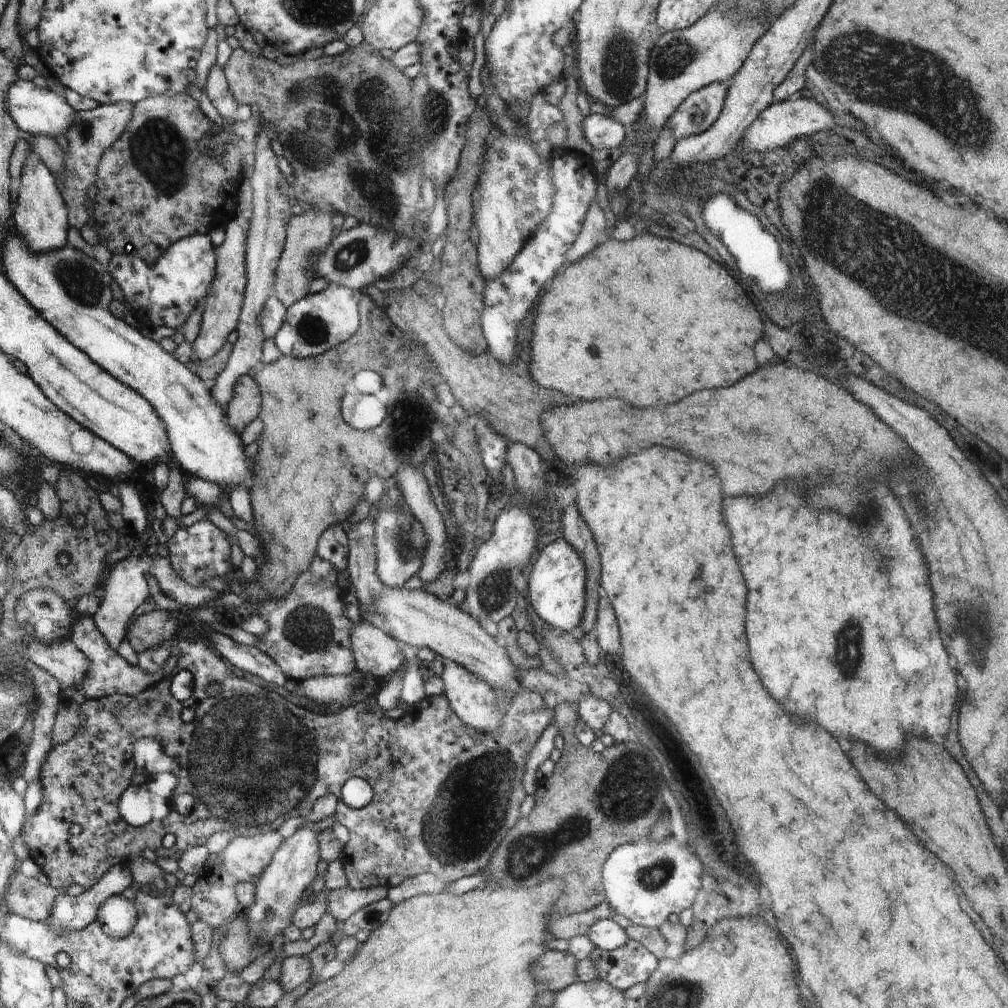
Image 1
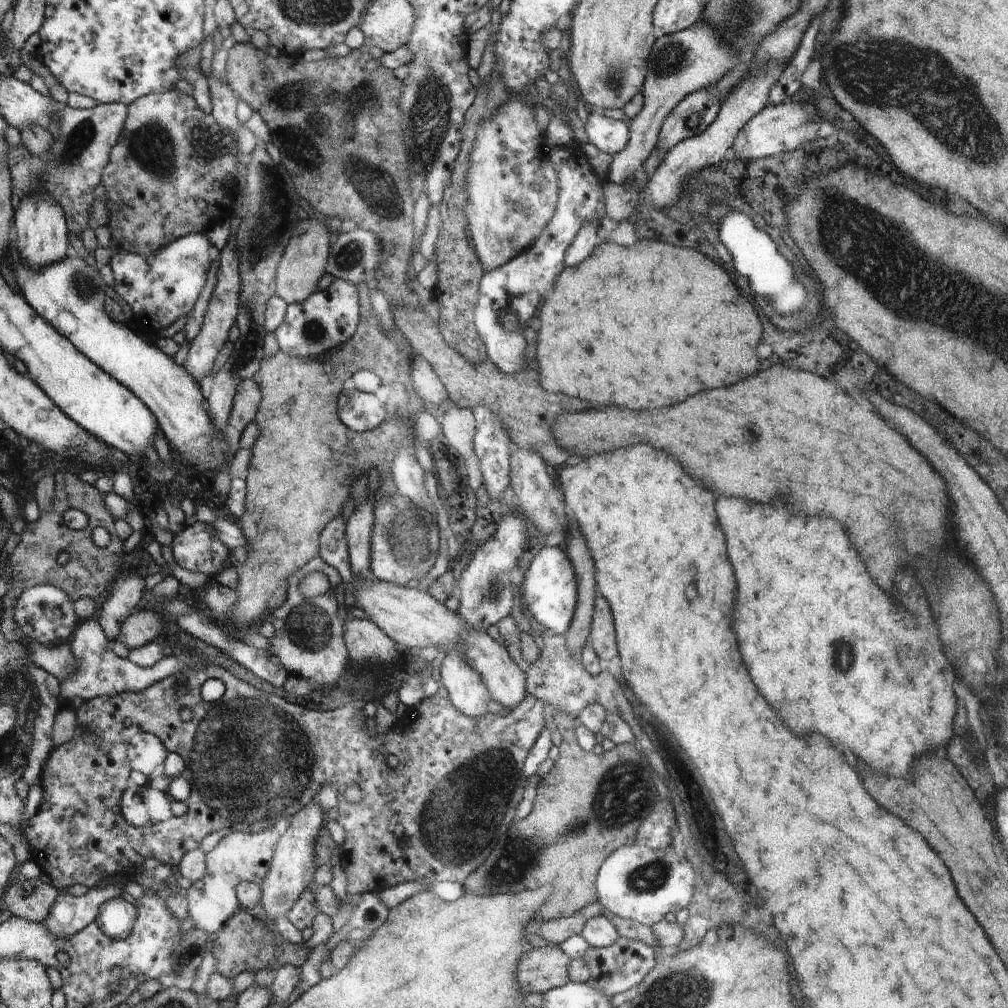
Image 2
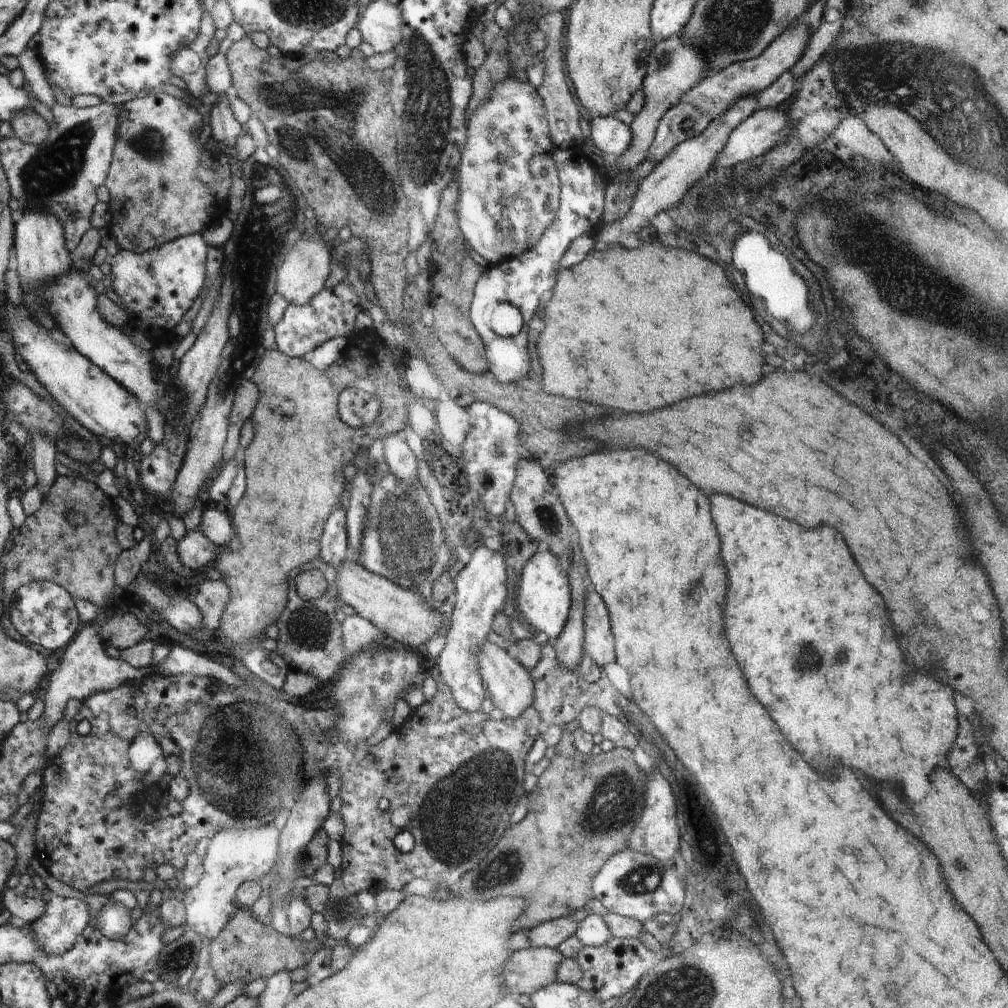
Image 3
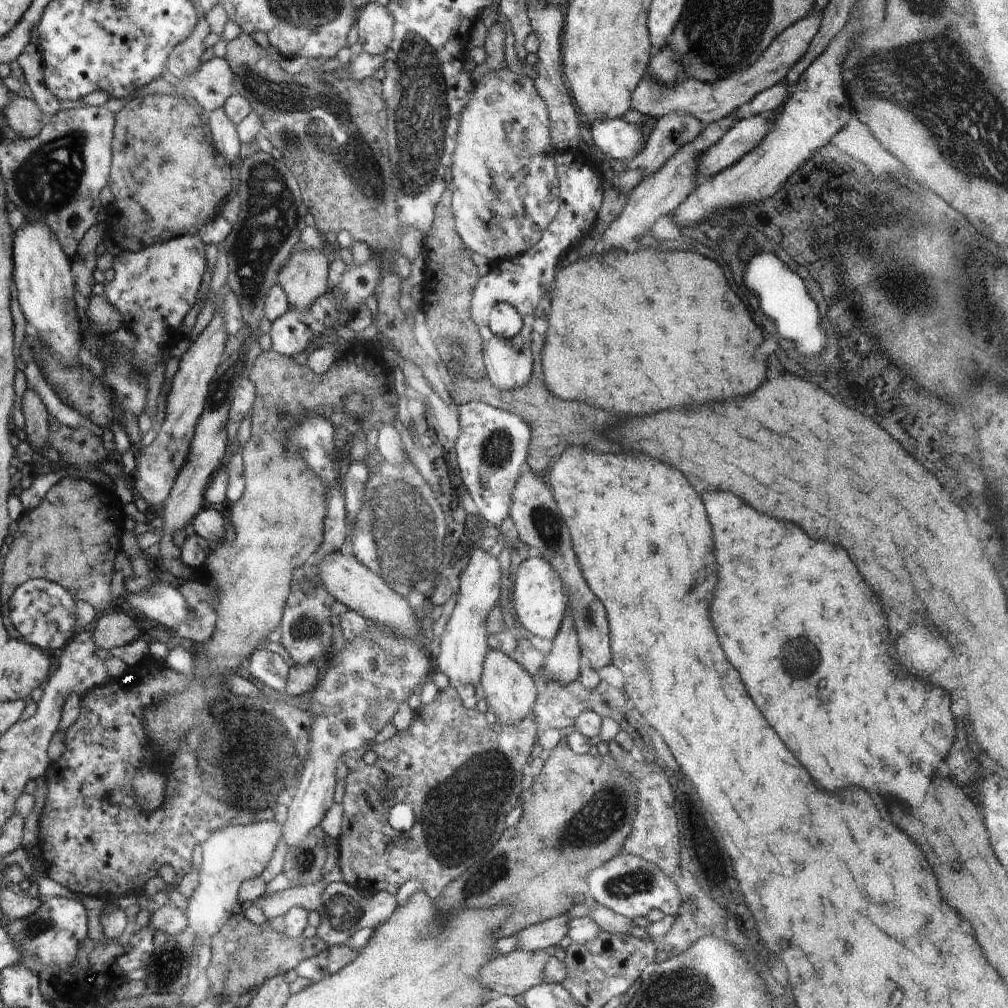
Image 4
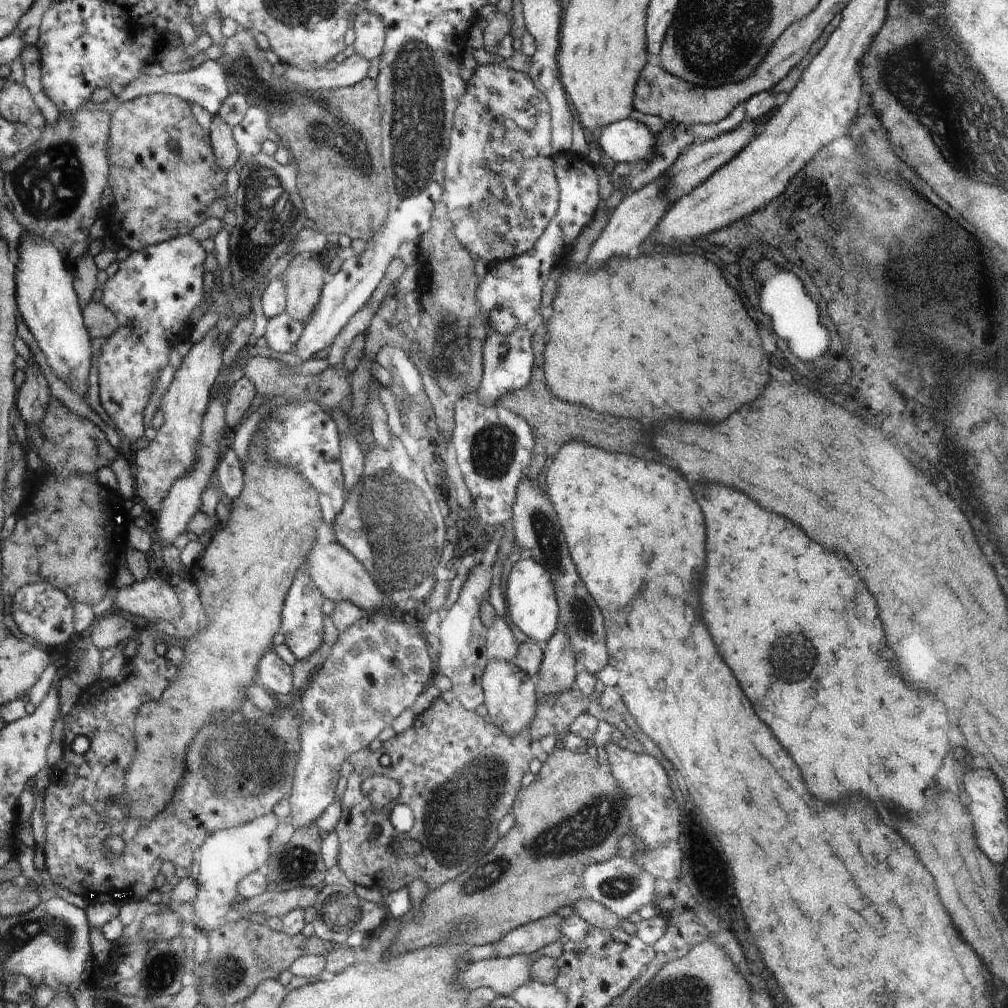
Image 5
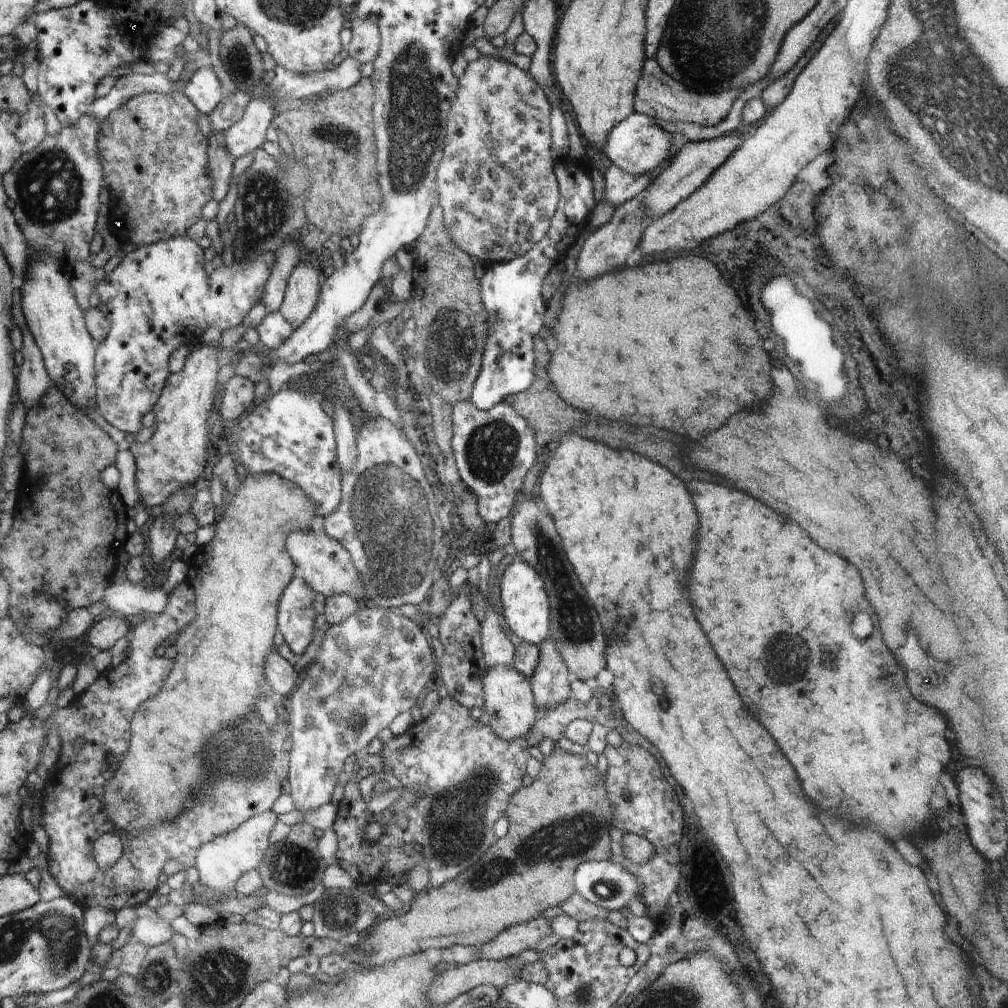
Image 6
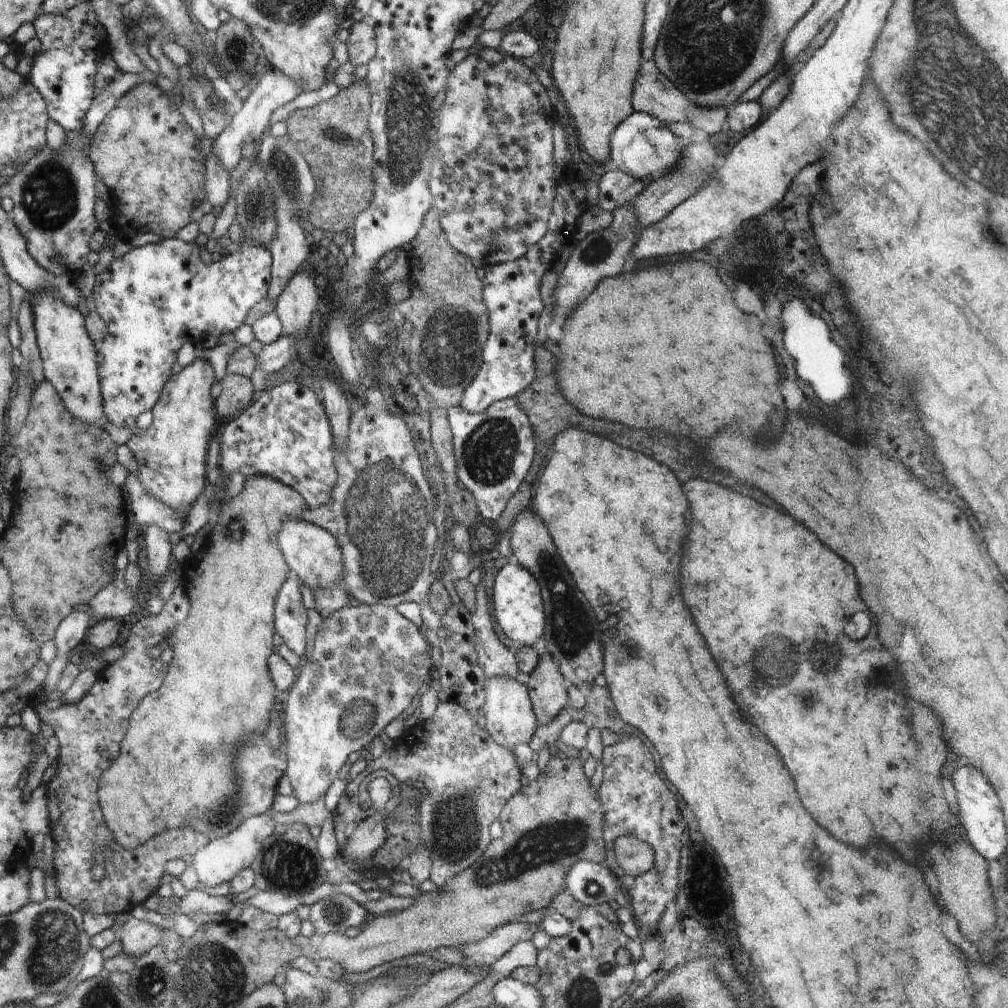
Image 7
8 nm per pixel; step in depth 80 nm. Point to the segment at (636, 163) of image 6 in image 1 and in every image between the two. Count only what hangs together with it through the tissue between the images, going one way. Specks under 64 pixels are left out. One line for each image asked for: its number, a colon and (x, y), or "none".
1: (602, 132)
2: (609, 135)
3: (609, 135)
4: (614, 137)
5: (628, 141)

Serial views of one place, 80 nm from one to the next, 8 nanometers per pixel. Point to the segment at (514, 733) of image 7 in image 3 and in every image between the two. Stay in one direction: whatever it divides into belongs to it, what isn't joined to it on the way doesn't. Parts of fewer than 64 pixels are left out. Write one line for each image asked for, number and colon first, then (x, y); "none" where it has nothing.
3: (507, 684)
4: (509, 692)
5: (510, 698)
6: (509, 702)

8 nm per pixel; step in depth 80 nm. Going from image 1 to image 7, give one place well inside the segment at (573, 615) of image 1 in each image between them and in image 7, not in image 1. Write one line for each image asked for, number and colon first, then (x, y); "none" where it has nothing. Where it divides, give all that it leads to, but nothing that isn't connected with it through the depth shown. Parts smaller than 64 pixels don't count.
2: (550, 590)
3: (545, 596)
4: (539, 596)
5: (531, 602)
6: (526, 610)
7: (518, 608)

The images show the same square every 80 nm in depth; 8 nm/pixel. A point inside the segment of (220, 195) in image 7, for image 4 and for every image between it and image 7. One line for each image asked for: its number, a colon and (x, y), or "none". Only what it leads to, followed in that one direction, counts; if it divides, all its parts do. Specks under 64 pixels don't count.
4: (224, 131)
5: (225, 150)
6: (221, 163)

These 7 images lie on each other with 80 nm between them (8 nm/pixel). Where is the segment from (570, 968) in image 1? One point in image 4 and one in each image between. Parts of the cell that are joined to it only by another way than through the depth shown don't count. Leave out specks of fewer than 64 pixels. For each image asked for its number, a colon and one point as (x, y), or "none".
2: (545, 967)
3: (529, 969)
4: (512, 974)

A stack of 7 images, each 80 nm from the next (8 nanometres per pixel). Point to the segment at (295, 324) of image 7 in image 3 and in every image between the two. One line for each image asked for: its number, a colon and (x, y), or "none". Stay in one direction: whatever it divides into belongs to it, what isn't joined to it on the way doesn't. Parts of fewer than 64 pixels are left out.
3: (306, 266)
4: (303, 278)
5: (304, 281)
6: (301, 296)

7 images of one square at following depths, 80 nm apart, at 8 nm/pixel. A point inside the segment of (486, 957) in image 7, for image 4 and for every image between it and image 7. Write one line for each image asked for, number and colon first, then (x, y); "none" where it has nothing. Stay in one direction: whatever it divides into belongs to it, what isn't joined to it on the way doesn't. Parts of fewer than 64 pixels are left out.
4: (540, 936)
5: (527, 940)
6: (509, 944)

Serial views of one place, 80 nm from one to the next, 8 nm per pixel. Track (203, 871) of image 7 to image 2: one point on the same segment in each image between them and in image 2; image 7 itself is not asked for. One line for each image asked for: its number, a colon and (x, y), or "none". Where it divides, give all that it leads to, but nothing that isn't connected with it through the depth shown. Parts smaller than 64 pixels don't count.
2: (241, 856)
3: (234, 856)
4: (235, 854)
5: (224, 859)
6: (221, 862)

